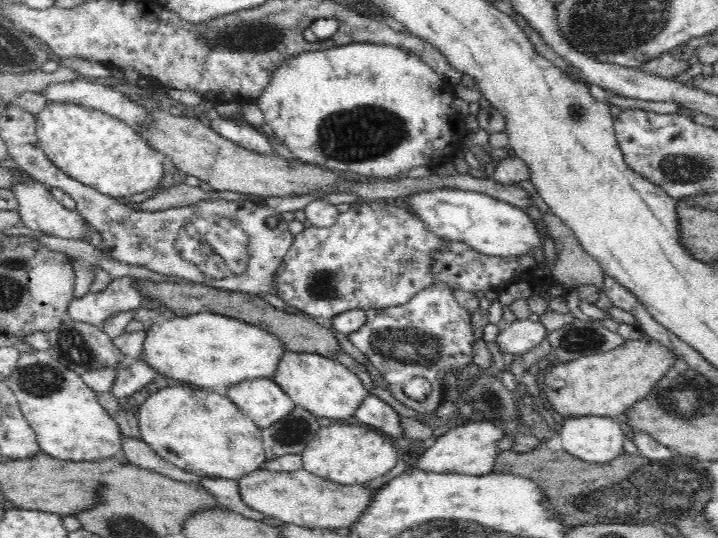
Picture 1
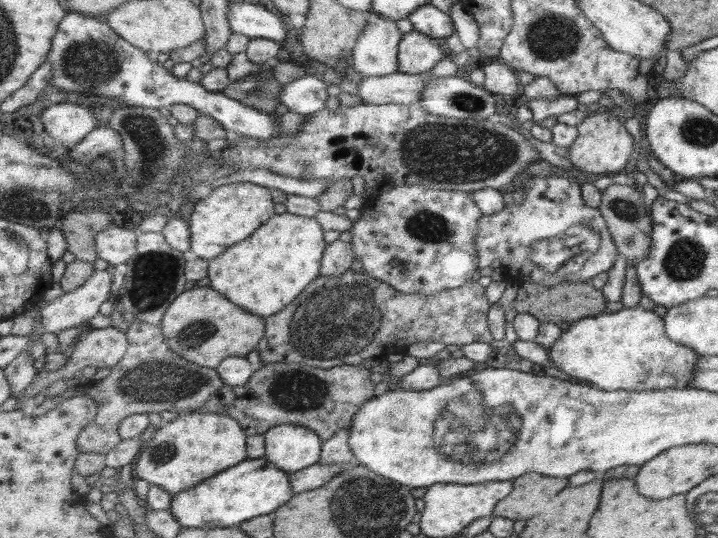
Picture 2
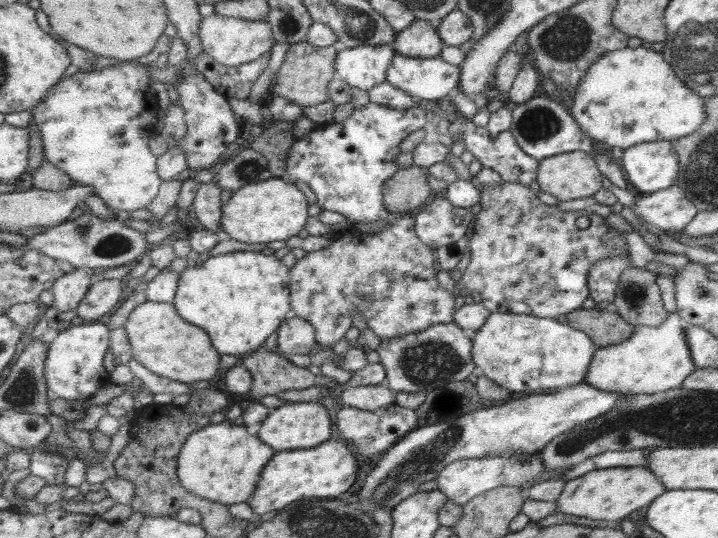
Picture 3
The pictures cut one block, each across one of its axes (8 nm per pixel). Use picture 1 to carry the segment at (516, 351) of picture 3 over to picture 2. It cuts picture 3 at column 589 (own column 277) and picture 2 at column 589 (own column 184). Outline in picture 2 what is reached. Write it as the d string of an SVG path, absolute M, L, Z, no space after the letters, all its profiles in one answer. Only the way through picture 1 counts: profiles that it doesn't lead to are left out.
M640 306L621 307L615 313L601 313L595 317L583 317L570 323L569 328L547 348L552 366L559 369L563 376L577 378L590 386L607 391L644 391L664 388L685 388L691 382L698 354L669 340L663 330L662 318L652 310Z

